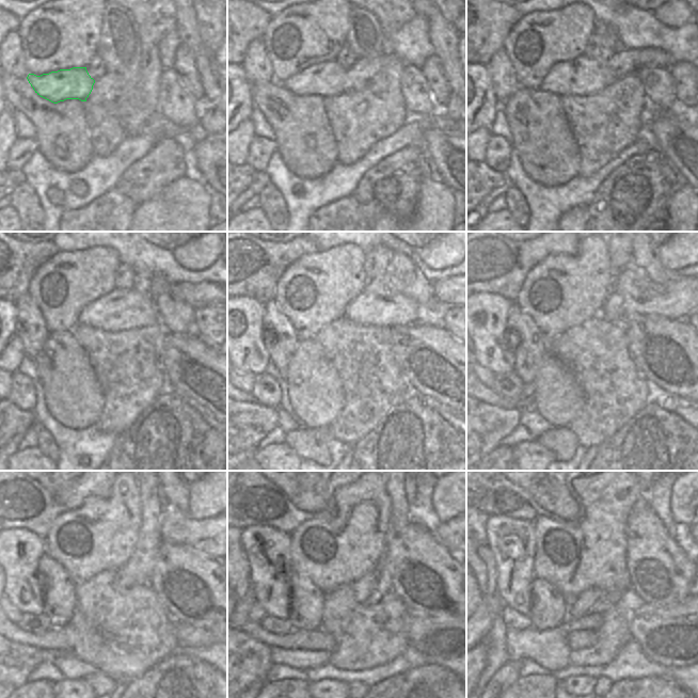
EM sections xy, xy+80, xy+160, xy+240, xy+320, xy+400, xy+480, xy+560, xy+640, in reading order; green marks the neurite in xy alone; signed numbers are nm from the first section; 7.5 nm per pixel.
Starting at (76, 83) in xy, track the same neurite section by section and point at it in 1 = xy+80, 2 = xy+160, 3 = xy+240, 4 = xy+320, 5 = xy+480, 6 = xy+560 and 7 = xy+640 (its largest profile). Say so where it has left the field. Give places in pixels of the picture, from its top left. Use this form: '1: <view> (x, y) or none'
1: xy+80 (327, 79)
2: xy+160 (582, 76)
3: xy+240 (121, 310)
4: xy+320 (380, 303)
5: xy+480 (176, 527)
6: xy+560 (444, 532)
7: xy+640 (682, 526)

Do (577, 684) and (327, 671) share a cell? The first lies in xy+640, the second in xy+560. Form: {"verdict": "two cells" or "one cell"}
{"verdict": "two cells"}

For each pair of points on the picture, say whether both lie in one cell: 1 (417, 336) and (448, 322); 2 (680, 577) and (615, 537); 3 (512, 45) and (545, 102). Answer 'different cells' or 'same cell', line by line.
1: different cells
2: different cells
3: different cells

